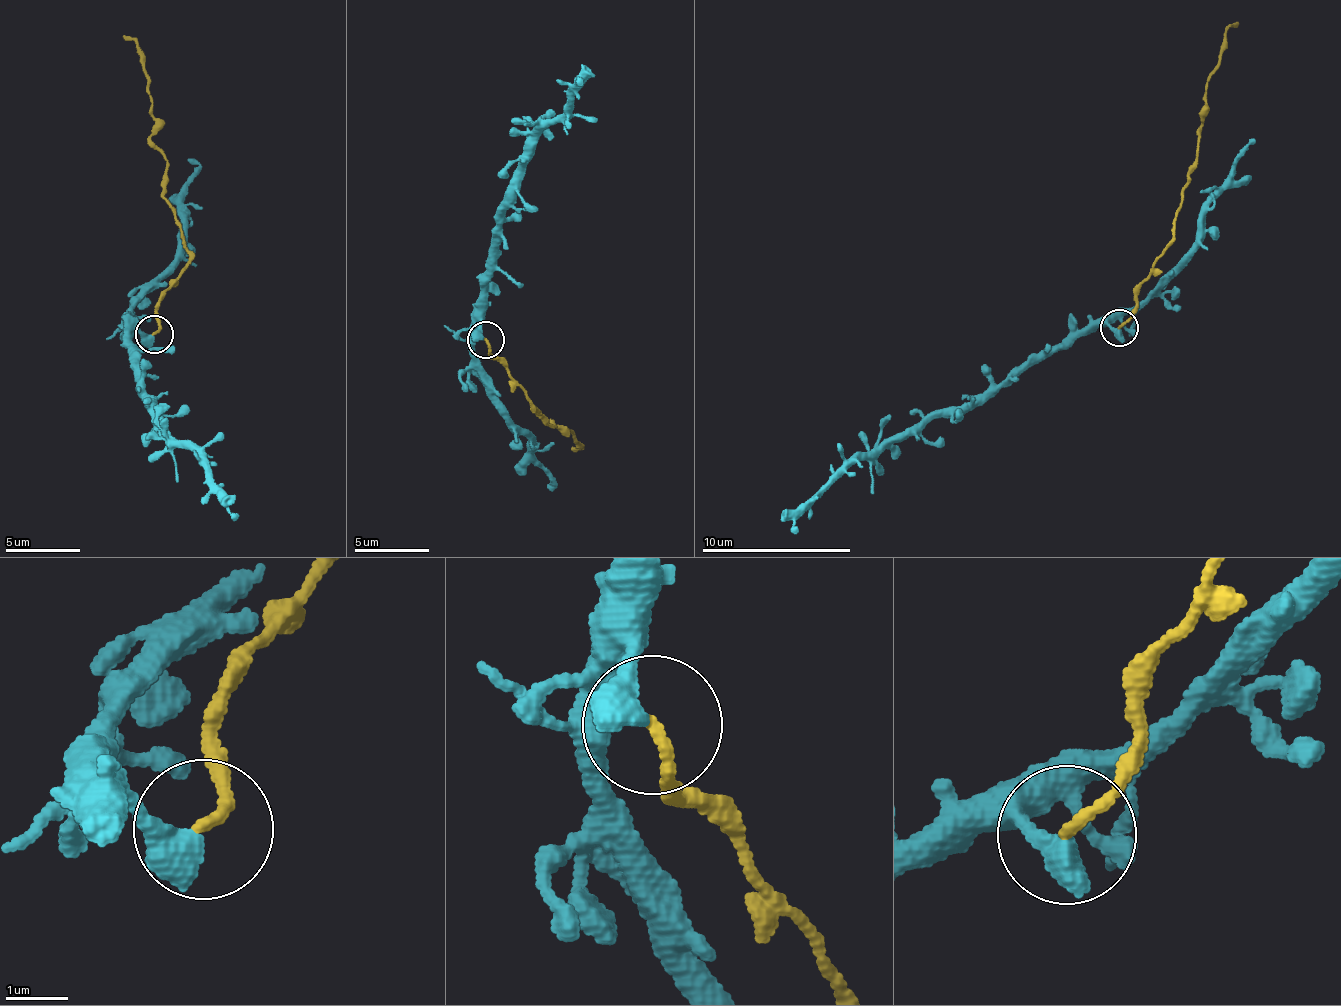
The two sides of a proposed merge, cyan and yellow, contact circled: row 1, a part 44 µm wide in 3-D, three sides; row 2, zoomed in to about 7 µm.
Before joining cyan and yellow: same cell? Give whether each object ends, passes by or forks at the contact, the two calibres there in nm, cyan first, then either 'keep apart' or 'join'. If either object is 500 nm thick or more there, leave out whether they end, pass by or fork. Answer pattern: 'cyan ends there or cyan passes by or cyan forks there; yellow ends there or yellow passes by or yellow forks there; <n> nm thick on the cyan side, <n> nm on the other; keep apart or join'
550 nm thick on the cyan side, 190 nm on the other; keep apart

